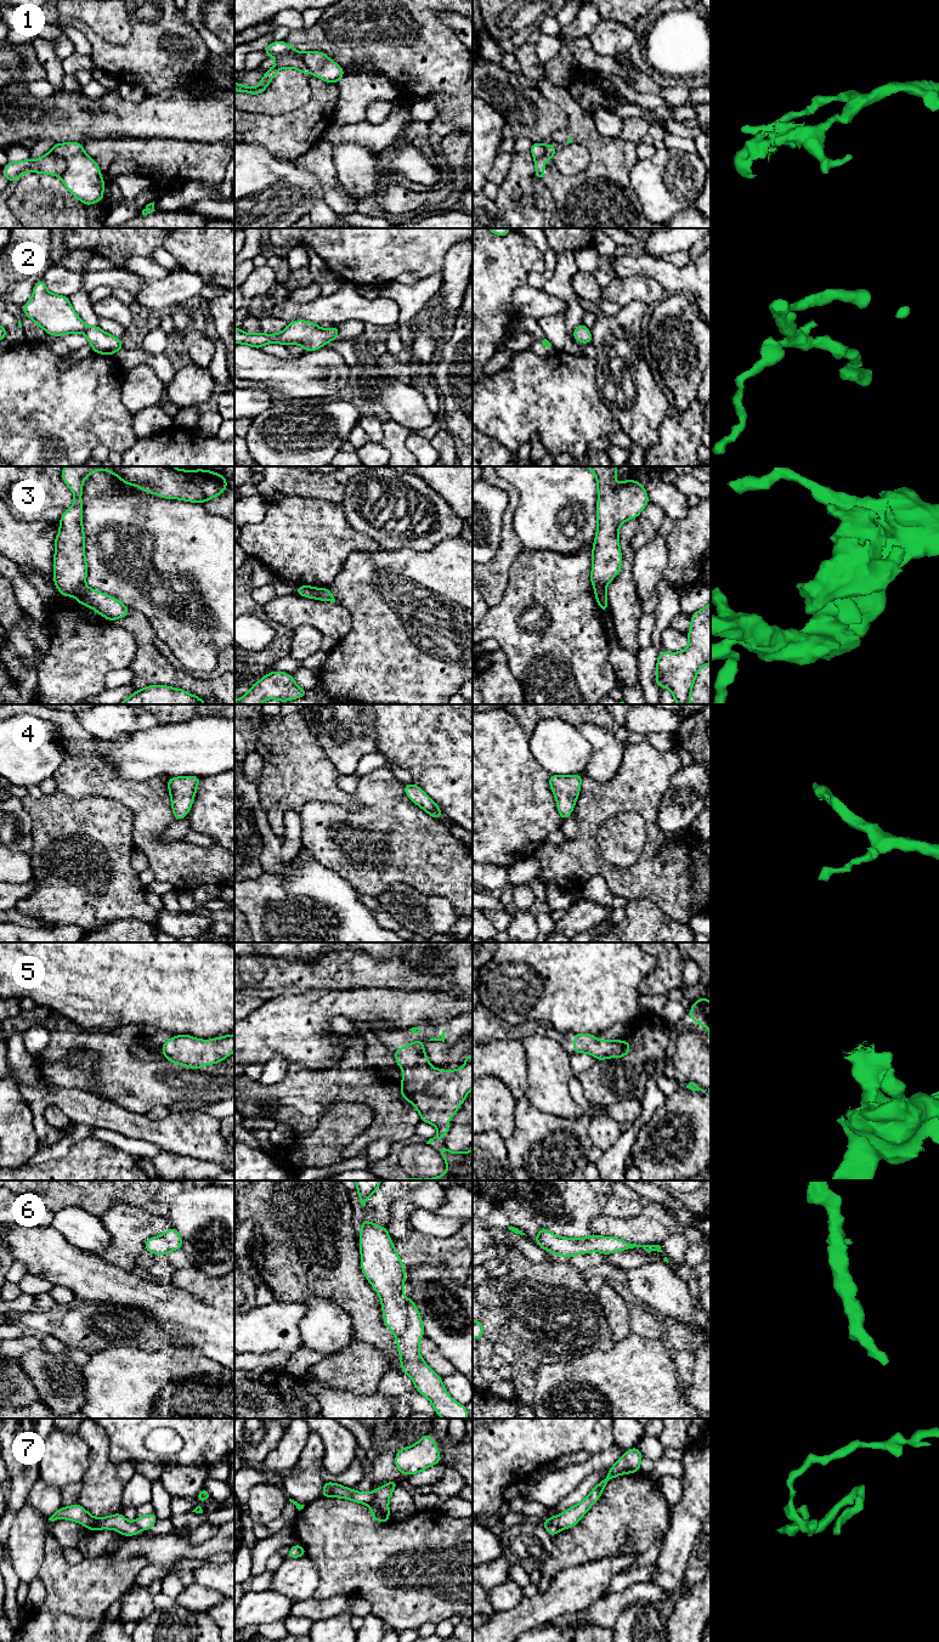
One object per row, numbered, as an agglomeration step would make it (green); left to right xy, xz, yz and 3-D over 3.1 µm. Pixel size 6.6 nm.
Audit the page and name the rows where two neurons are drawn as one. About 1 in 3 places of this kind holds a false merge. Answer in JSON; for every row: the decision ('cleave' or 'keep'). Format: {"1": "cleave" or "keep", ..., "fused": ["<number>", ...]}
{"1": "cleave", "2": "keep", "3": "cleave", "4": "keep", "5": "keep", "6": "keep", "7": "cleave", "fused": ["1", "3", "7"]}

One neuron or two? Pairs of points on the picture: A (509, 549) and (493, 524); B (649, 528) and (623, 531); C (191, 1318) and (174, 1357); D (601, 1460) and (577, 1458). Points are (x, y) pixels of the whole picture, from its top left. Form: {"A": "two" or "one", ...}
{"A": "two", "B": "two", "C": "two", "D": "two"}

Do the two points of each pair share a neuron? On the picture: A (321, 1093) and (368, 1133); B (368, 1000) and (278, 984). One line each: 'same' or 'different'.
A: same
B: different

